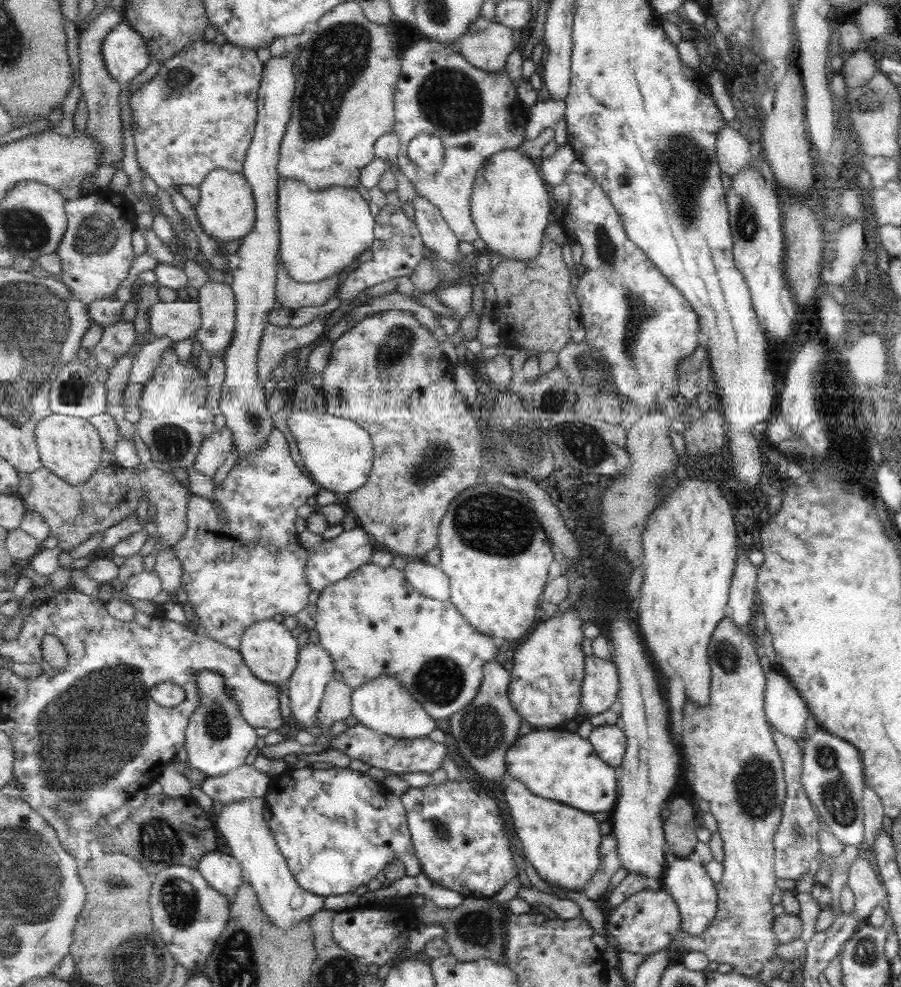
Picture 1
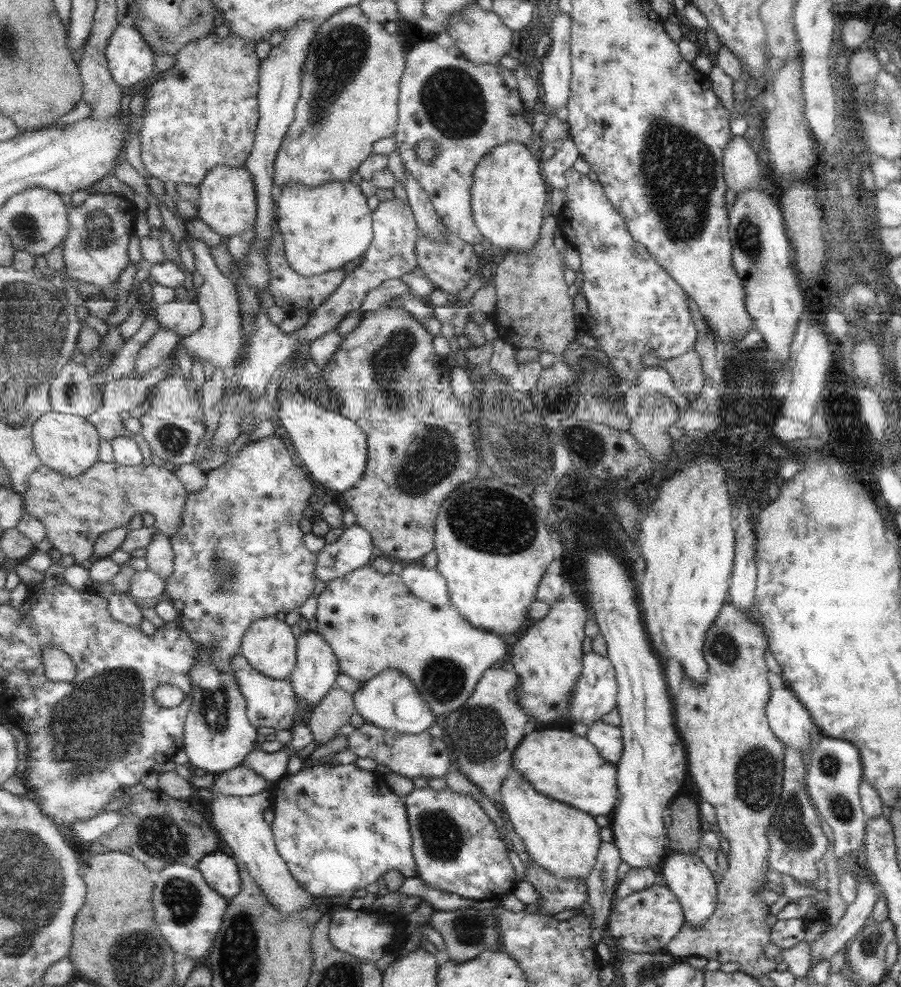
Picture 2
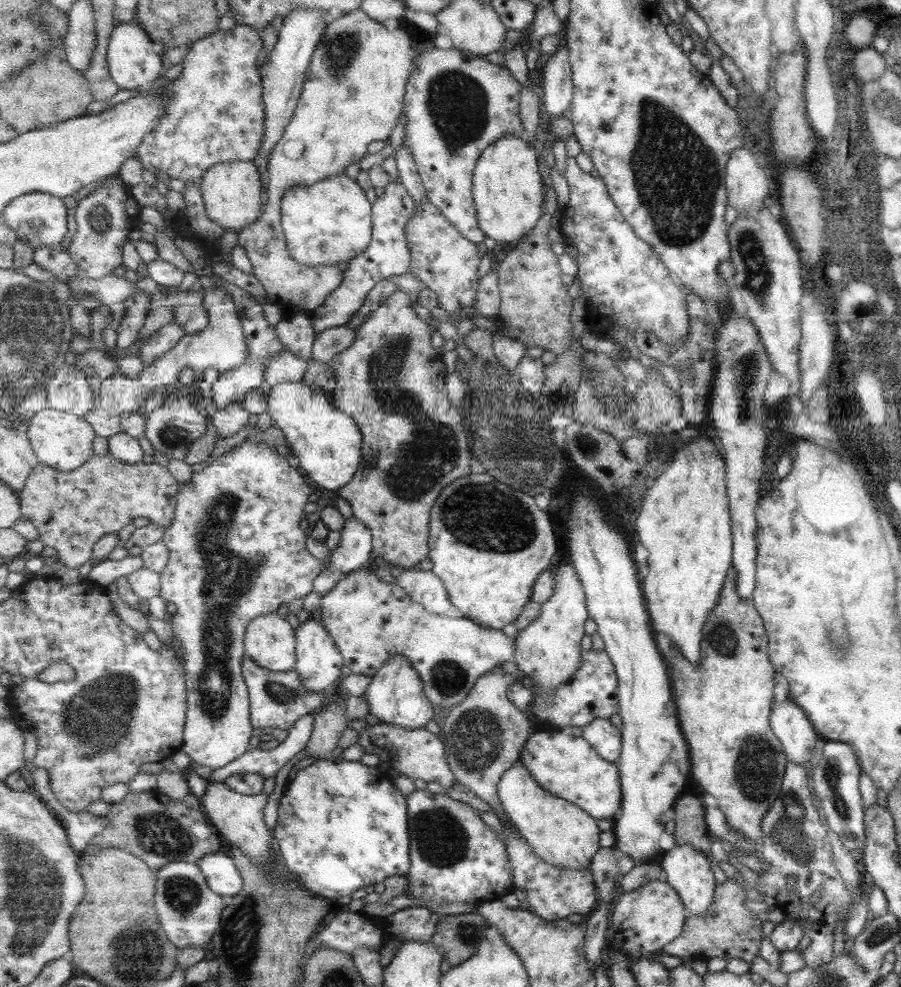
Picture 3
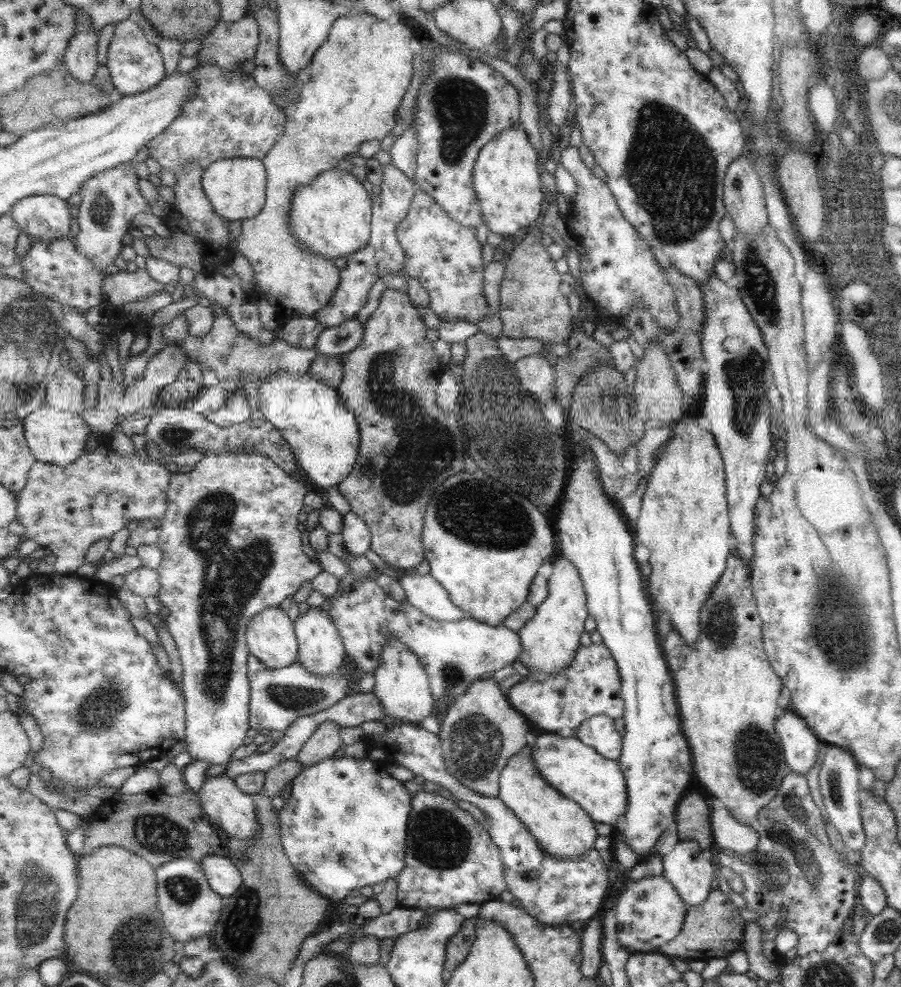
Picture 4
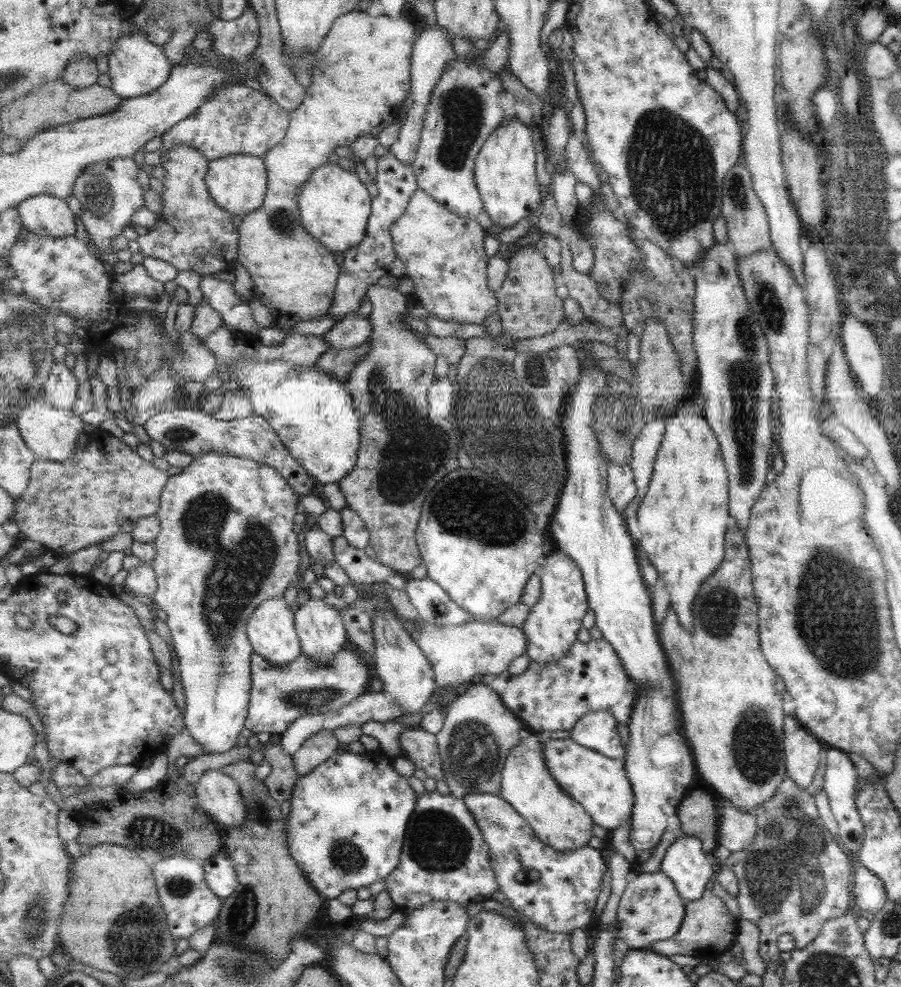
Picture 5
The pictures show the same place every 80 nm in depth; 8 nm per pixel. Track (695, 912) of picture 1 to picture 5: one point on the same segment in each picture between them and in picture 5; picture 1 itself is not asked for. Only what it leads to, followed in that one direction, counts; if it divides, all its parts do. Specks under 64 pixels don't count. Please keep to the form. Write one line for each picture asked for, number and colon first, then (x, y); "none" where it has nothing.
2: (688, 877)
3: (686, 867)
4: (686, 867)
5: (685, 862)

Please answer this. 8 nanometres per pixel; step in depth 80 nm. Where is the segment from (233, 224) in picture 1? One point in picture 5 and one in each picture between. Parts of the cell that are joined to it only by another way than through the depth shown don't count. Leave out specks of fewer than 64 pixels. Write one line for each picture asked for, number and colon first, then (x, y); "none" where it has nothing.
2: (228, 202)
3: (234, 192)
4: (237, 187)
5: (239, 182)

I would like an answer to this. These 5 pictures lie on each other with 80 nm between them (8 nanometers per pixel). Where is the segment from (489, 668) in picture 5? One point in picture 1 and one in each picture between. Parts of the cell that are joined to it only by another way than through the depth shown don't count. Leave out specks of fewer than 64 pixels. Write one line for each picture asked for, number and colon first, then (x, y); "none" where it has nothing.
1: (374, 623)
2: (373, 622)
3: (371, 620)
4: (455, 654)

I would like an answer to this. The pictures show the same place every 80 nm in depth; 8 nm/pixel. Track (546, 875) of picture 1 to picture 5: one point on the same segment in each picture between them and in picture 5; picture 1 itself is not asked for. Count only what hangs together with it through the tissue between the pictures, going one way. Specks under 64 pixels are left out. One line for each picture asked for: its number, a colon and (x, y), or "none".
2: (566, 841)
3: (560, 832)
4: (564, 829)
5: (561, 821)

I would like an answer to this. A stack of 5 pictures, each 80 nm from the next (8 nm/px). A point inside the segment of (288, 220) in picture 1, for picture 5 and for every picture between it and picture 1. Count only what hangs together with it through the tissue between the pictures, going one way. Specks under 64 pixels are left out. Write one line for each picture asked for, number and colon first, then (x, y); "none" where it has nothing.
2: (324, 227)
3: (332, 221)
4: (332, 216)
5: (335, 205)

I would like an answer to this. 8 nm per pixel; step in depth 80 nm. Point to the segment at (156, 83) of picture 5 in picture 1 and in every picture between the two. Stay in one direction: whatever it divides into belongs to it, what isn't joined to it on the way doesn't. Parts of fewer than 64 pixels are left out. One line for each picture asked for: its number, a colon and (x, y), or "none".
1: (126, 54)
2: (131, 59)
3: (134, 59)
4: (136, 63)

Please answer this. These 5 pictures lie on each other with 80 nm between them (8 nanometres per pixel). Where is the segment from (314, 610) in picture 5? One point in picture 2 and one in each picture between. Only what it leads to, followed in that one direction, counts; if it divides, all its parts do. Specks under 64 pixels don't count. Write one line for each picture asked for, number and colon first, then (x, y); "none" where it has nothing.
2: (318, 666)
3: (320, 662)
4: (321, 647)

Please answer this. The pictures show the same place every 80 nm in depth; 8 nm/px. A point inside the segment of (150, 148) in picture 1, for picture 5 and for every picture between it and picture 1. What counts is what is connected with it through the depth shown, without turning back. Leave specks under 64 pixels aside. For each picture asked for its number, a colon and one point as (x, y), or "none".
2: (204, 112)
3: (215, 110)
4: (231, 114)
5: (236, 119)

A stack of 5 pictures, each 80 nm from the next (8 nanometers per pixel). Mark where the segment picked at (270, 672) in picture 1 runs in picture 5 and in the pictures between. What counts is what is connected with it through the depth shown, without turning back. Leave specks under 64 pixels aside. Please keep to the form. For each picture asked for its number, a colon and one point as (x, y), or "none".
2: (270, 646)
3: (271, 641)
4: (271, 636)
5: (272, 630)

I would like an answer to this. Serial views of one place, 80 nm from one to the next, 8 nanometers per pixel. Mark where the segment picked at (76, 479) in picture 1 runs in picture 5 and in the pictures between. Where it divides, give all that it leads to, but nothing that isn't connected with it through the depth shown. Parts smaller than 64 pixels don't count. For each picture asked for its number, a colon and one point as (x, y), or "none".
2: (69, 444)
3: (63, 440)
4: (56, 436)
5: (52, 433)

